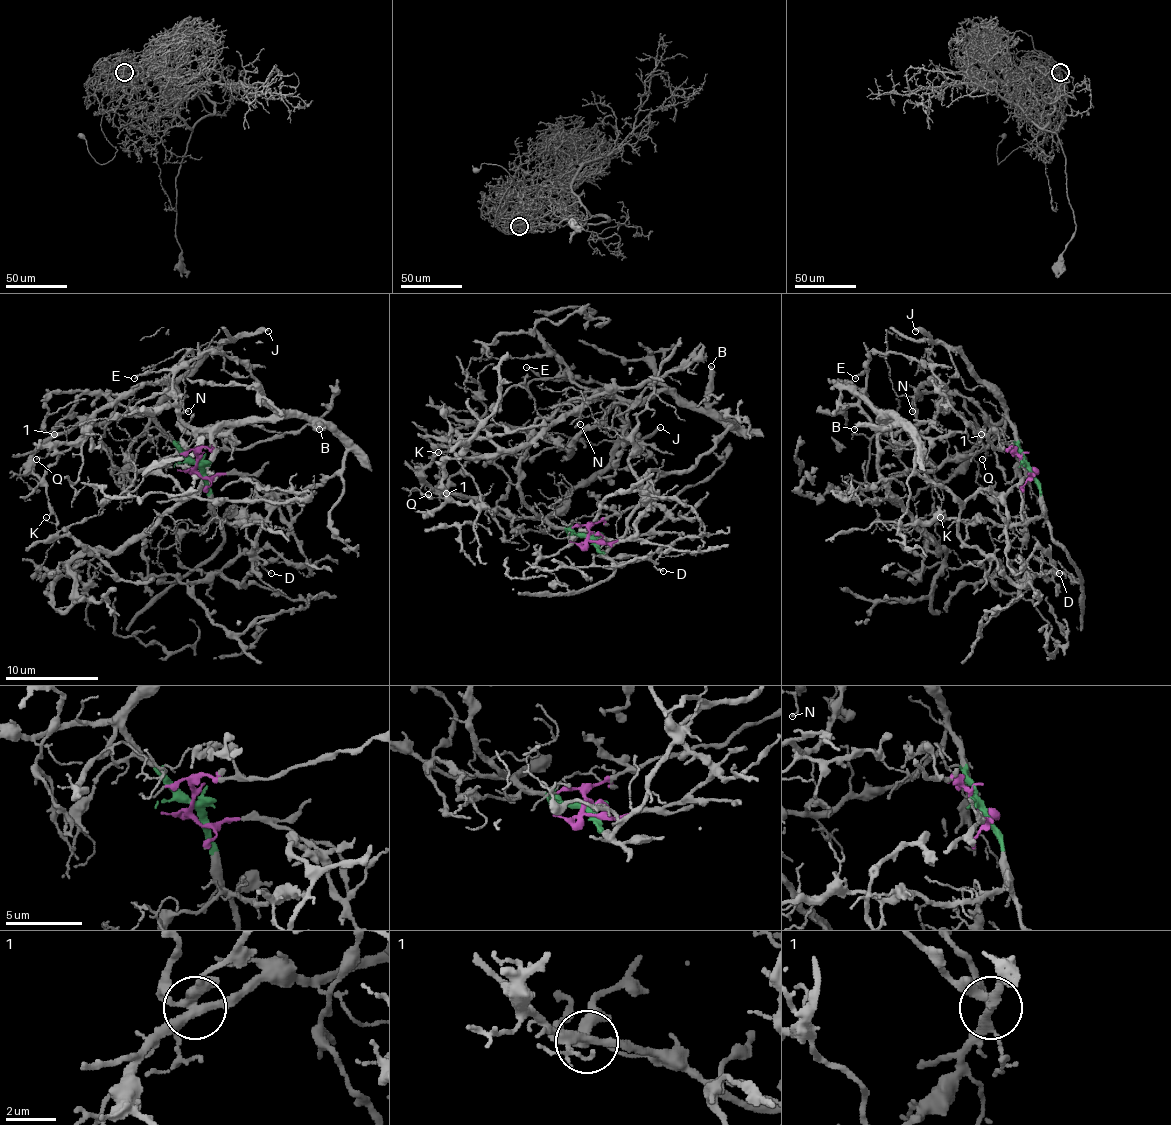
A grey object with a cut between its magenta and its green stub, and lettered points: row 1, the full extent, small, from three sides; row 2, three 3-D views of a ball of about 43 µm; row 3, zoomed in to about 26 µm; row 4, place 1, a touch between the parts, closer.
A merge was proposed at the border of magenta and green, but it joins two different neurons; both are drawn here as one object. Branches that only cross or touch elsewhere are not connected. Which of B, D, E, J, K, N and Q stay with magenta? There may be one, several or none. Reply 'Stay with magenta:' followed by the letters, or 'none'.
Stay with magenta: B, D, E

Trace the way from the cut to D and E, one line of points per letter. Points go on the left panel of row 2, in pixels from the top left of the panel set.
D: (197, 466), (201, 476), (250, 473), (274, 497), (311, 574), (278, 555), (262, 564), (271, 574)
E: (197, 466), (250, 473), (278, 504), (325, 483), (346, 450), (299, 417), (190, 427), (169, 371), (134, 378)

